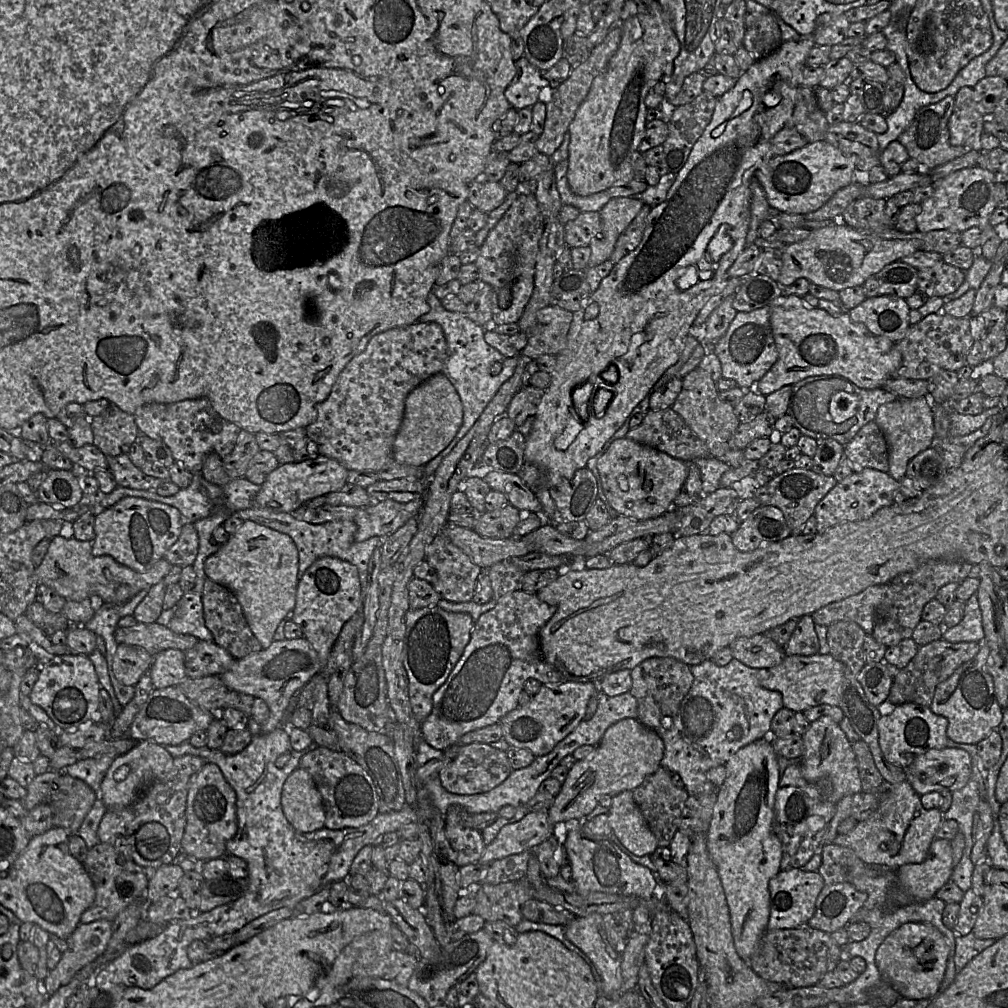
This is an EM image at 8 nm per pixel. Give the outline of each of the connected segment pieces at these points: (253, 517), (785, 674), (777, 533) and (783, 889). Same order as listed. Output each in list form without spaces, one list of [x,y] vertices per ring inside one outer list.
[[[247,508],[231,513],[243,521],[253,521],[260,525],[269,527],[278,532],[287,534],[294,541],[299,556],[299,580],[305,571],[319,558],[325,556],[336,557],[347,561],[358,568],[360,584],[362,588],[362,601],[364,591],[368,583],[368,564],[376,547],[382,545],[384,538],[371,537],[362,542],[355,541],[357,525],[353,520],[337,520],[323,524],[312,524],[296,519],[291,513],[272,512],[261,508]]]
[[[830,653],[811,656],[785,655],[781,663],[769,668],[762,675],[760,685],[765,689],[780,692],[785,708],[793,712],[803,712],[821,704],[838,706],[843,675],[843,664]]]
[[[760,505],[739,523],[731,533],[732,544],[740,552],[750,552],[766,543],[773,543],[791,535],[782,511],[771,505]]]
[[[801,868],[780,870],[769,881],[770,915],[767,931],[792,929],[807,924],[814,915],[817,897],[824,886],[823,877],[818,871],[804,871]]]

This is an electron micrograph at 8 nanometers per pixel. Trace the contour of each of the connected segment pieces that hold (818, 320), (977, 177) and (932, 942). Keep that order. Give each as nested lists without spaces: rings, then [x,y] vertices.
[[[796,295],[779,296],[769,309],[778,359],[757,383],[760,393],[765,396],[783,386],[820,375],[839,376],[863,389],[882,388],[902,363],[897,343],[873,334],[862,323],[852,321],[849,311],[835,317]]]
[[[979,166],[955,171],[932,183],[934,192],[921,203],[921,212],[915,218],[918,231],[948,230],[962,233],[972,227],[978,227],[982,231],[981,255],[992,261],[1001,244],[1001,238],[990,223],[990,217],[997,208],[996,183],[994,174]]]
[[[905,923],[888,935],[876,951],[875,962],[884,981],[889,983],[901,998],[931,1000],[939,993],[949,955],[949,946],[943,934],[930,923]]]

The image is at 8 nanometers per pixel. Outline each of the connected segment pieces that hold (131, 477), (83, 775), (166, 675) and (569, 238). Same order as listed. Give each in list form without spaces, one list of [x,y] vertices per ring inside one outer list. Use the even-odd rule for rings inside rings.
[[[127,454],[106,456],[108,469],[113,474],[117,486],[136,490],[153,490],[167,480],[146,475],[136,467]]]
[[[104,754],[100,758],[79,759],[65,767],[64,773],[86,782],[95,791],[96,797],[100,798],[101,782],[117,756],[119,755]]]
[[[167,649],[153,656],[150,676],[155,689],[178,686],[186,678],[184,652]]]
[[[598,211],[580,212],[576,219],[564,225],[565,245],[570,248],[589,246],[602,230]]]

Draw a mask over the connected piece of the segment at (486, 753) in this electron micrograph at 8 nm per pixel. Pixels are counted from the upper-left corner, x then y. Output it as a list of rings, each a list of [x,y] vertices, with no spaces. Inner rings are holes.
[[[472,743],[459,745],[457,755],[440,774],[443,787],[454,794],[472,795],[488,792],[502,784],[513,771],[506,751],[494,748],[491,744]]]

